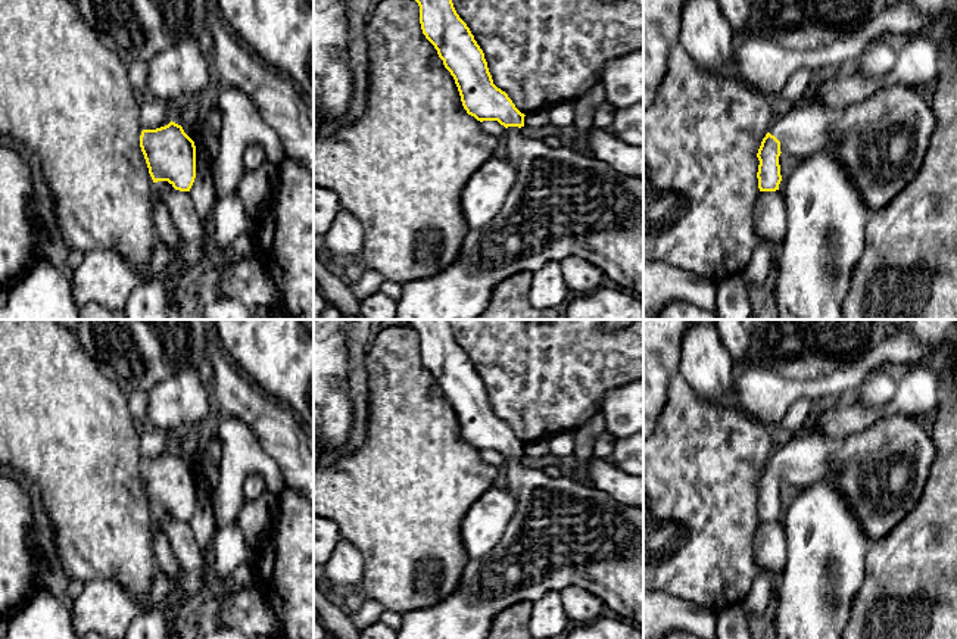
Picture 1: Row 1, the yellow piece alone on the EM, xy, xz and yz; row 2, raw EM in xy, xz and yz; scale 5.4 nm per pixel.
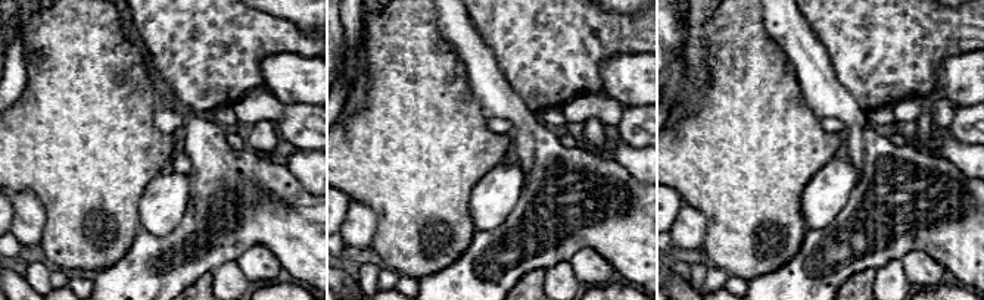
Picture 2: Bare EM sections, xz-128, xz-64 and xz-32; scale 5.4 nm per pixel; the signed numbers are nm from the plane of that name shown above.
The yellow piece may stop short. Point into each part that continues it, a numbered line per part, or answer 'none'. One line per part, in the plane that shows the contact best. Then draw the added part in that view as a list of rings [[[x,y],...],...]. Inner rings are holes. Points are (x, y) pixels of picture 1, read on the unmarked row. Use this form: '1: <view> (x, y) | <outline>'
1: yz (881, 471) | [[[904,414],[883,417],[866,430],[847,437],[827,437],[819,431],[804,436],[783,436],[773,451],[769,462],[780,471],[780,481],[791,483],[798,490],[820,481],[829,473],[836,476],[836,484],[869,542],[885,539],[919,504],[936,456],[929,423]]]

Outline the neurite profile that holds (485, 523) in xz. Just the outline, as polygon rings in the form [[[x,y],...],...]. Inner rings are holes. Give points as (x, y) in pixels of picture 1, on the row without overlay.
[[[495,486],[470,506],[461,521],[461,543],[470,559],[487,555],[498,545],[515,508],[514,495]]]

